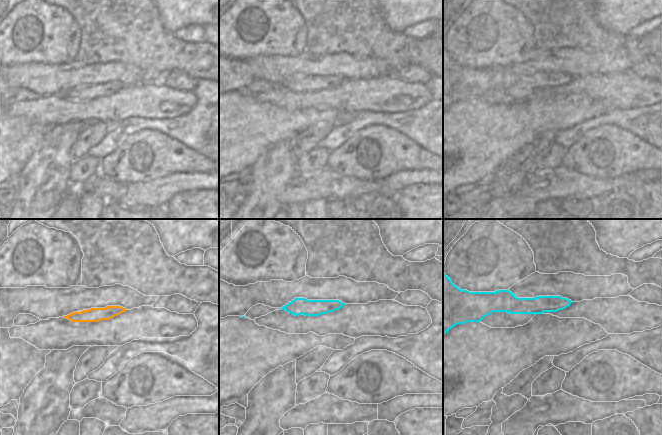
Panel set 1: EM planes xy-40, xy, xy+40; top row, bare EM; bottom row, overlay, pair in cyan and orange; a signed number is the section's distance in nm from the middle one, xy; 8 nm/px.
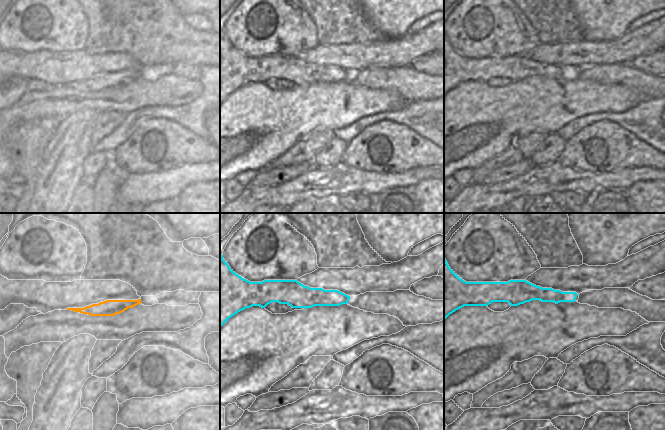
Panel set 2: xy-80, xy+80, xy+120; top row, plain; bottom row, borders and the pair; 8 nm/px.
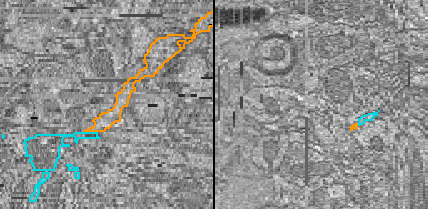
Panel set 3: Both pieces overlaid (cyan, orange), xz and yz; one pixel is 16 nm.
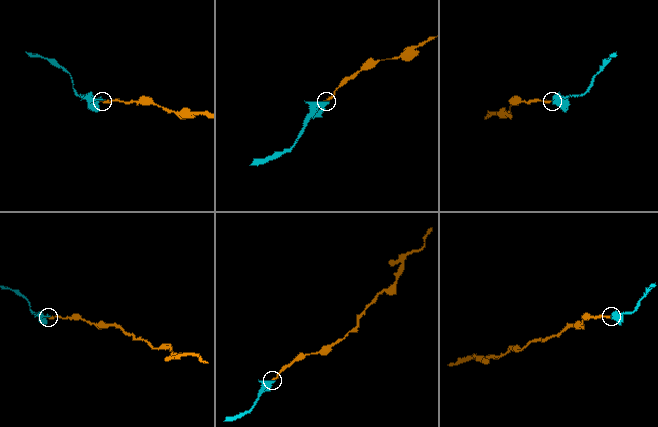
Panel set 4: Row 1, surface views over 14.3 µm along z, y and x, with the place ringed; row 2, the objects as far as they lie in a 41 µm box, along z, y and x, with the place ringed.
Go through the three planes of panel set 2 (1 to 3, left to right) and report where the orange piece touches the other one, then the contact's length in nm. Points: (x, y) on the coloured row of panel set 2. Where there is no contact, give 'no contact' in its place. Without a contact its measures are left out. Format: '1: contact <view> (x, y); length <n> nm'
1: no contact
2: no contact
3: no contact

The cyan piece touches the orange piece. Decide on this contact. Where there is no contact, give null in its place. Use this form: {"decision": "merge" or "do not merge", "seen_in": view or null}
{"decision": "merge", "seen_in": null}

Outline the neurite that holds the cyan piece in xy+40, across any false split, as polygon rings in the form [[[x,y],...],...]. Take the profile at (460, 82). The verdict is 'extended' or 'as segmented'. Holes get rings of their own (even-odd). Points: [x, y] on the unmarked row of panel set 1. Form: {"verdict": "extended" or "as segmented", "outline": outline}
{"verdict": "as segmented", "outline": [[[443,47],[443,112],[457,100],[480,98],[493,88],[509,90],[542,90],[557,88],[570,82],[571,76],[561,72],[537,72],[535,74],[517,74],[509,66],[495,68],[469,68],[455,62]]]}

